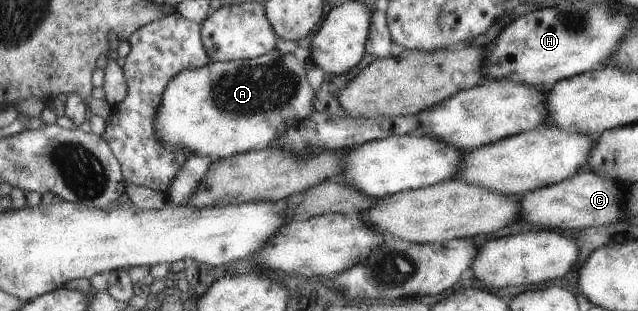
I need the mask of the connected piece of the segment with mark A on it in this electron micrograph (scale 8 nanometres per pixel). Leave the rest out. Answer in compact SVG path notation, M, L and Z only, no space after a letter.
M274 49L263 56L254 59L234 60L234 61L211 61L207 66L199 68L190 68L181 71L177 76L174 76L167 85L166 91L163 93L161 107L158 108L157 118L157 134L162 138L162 142L166 143L171 149L185 151L188 149L193 155L200 157L211 157L215 161L225 157L232 157L235 154L253 151L254 149L266 149L269 143L278 139L284 132L295 123L306 119L311 113L315 112L313 109L313 102L315 102L315 90L311 86L311 82L307 81L307 64L304 60L301 62L297 56L292 53L281 54L279 50Z

